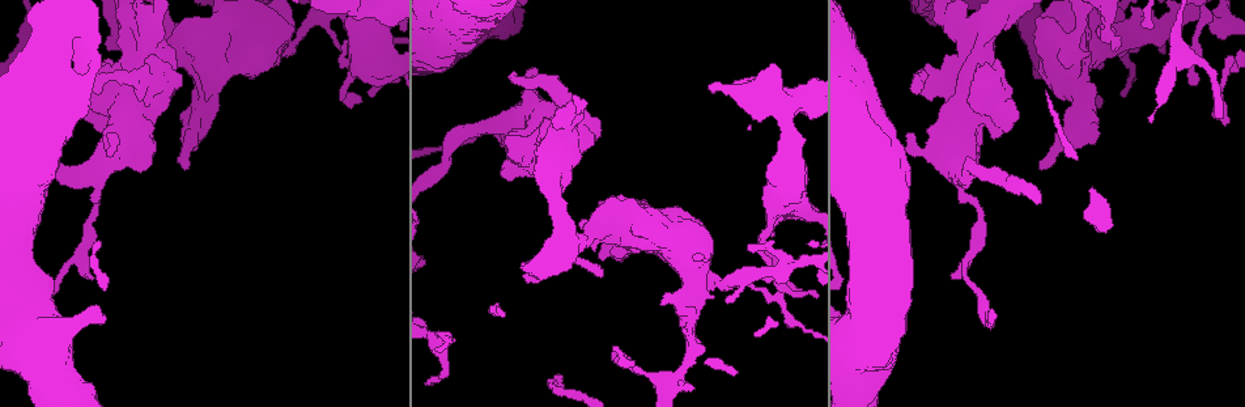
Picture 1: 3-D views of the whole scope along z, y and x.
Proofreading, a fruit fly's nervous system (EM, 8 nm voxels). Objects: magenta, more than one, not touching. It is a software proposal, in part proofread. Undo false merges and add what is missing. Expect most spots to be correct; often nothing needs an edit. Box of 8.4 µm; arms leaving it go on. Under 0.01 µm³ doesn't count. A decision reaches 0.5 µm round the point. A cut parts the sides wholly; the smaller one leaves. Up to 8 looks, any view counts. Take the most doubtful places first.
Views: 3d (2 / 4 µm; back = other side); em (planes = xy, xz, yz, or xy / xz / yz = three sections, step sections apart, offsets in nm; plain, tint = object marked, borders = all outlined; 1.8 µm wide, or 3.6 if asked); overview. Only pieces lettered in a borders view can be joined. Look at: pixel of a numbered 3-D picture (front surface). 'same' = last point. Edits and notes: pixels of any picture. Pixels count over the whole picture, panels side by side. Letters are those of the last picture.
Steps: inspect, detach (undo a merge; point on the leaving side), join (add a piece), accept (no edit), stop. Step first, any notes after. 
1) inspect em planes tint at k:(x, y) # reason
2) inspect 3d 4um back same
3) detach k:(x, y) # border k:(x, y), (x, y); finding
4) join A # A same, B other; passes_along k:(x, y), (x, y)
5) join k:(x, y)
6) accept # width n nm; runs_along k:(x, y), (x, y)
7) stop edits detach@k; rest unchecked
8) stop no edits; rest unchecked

inspect 3d 4um at 1:(776, 286) # narrows sharply

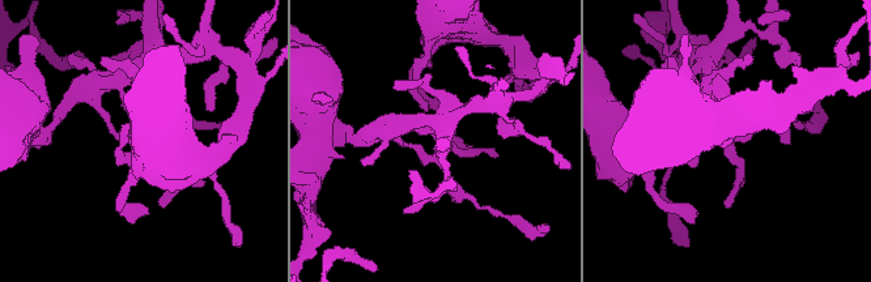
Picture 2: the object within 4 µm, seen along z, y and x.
inspect em xy step 8 tint at 2:(432, 135) # now the EM

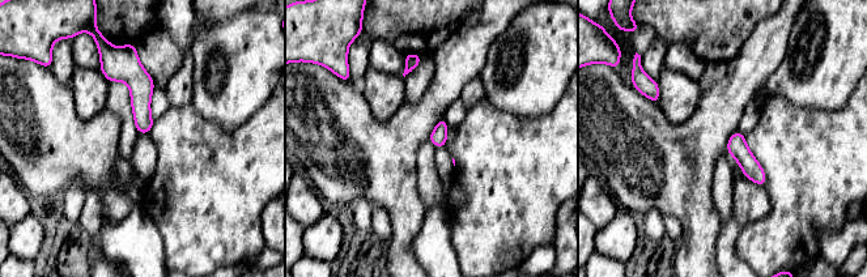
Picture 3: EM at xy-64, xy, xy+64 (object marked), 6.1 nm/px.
inspect em planes borders same # cut it another way

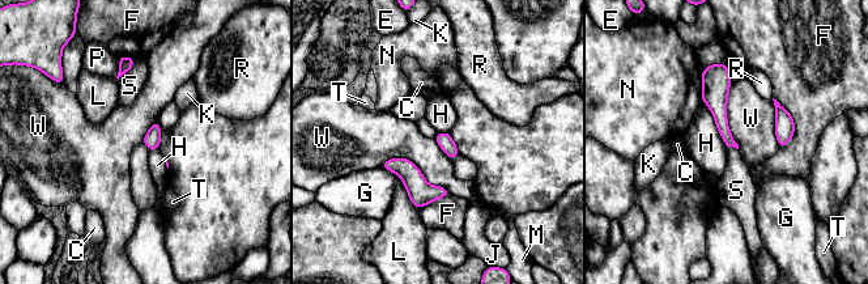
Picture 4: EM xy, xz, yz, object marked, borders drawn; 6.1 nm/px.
accept # width 80 nm; longest_contact W 480 nm; C other, E other, F other, G other, H other, J other, K other, L other, M other, N other, P other, R other, S other, T other, W other; all the same cell

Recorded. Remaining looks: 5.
inspect em xz step 4 tint at 1:(1224, 22)

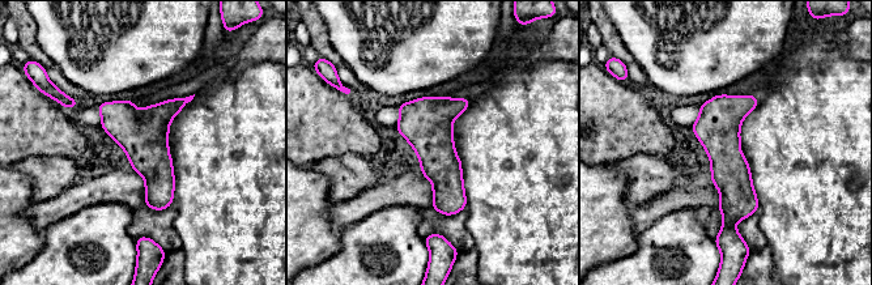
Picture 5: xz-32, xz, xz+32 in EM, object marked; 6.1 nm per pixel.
inspect em planes borders same # another direction

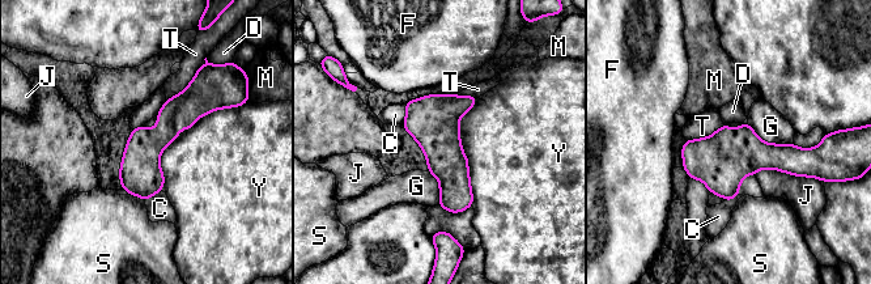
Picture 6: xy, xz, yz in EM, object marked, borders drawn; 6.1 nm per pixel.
accept # width 240 nm; C other, D other, F other, G other, J other, M other, S other, T other, Y other; border 6:(462, 151), (467, 159), (472, 206); all the same cell

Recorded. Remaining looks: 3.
inspect 3d 4um at 1:(973, 166) # abrupt turn

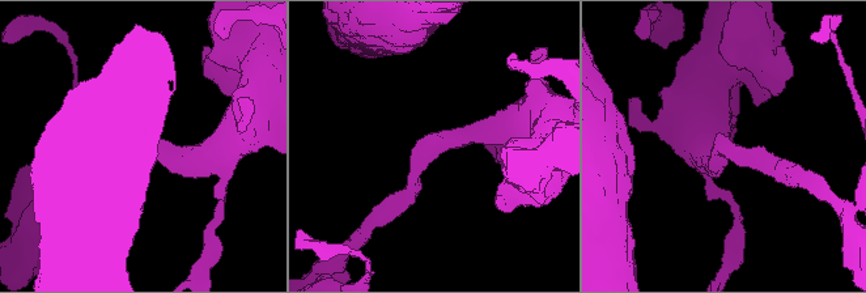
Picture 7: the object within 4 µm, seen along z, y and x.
inspect em xz step 16 borders at 7:(427, 147)

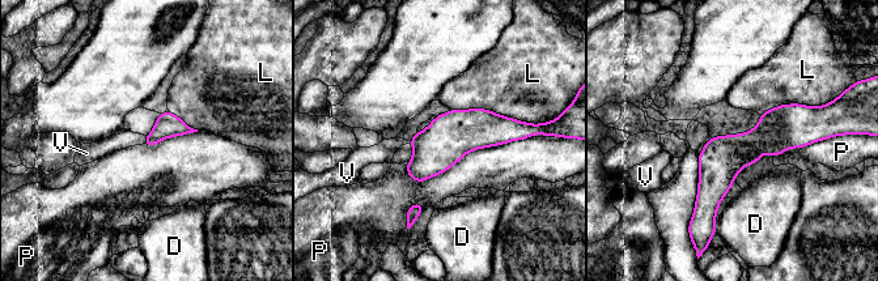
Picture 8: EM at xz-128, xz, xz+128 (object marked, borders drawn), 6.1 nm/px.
inspect em yz step 8 borders same # cut it another way

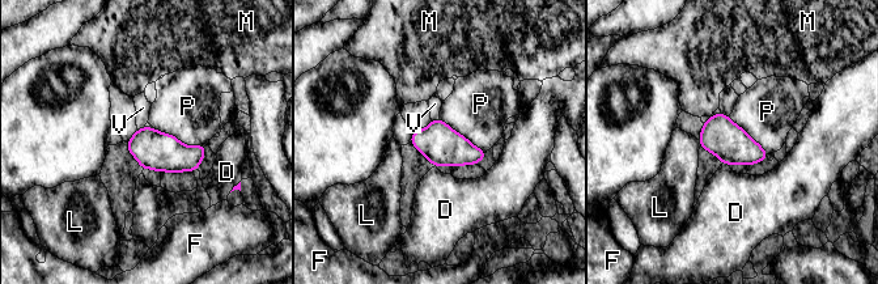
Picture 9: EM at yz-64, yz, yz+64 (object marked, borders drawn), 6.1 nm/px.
accept # D other, F other, L other, M other, P other, V other; border 9:(152, 126), (187, 145), (204, 145); all the same cell

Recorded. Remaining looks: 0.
stop no edits; rest unchecked

